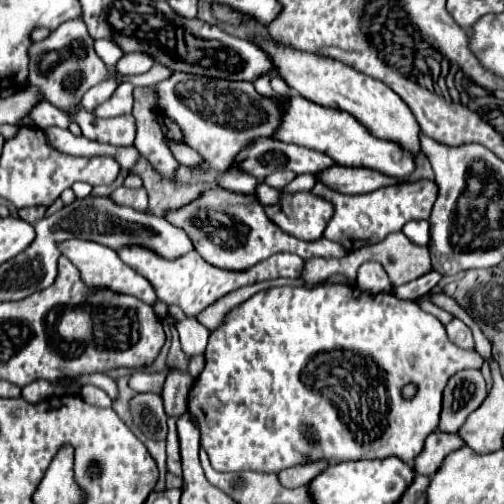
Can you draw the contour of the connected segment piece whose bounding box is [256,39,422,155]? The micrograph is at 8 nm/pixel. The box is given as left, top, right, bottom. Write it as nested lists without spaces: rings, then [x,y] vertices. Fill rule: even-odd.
[[[256,39],[256,43],[260,47],[264,47],[268,51],[268,55],[272,53],[272,57],[276,59],[276,67],[280,67],[280,77],[294,89],[294,93],[298,93],[314,103],[320,103],[324,107],[348,111],[378,139],[388,139],[392,143],[400,143],[400,147],[404,147],[412,155],[420,153],[420,133],[422,131],[420,131],[410,107],[388,85],[384,85],[360,71],[352,71],[350,67],[346,67],[344,63],[334,61],[334,59],[300,53],[286,45],[268,43],[264,39]]]

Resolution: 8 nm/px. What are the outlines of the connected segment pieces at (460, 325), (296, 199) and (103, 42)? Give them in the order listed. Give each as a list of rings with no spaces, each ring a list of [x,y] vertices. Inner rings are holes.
[[[452,319],[452,323],[448,325],[448,337],[450,339],[468,339],[468,335],[472,333],[470,331],[470,327],[464,323],[464,321],[460,321],[460,319]]]
[[[304,191],[280,195],[280,201],[266,207],[266,215],[288,235],[304,241],[316,241],[332,217],[332,203]]]
[[[98,39],[98,41],[94,41],[94,49],[96,49],[98,57],[100,57],[108,67],[114,67],[116,61],[122,57],[120,47],[116,47],[116,43],[108,43],[108,39]]]

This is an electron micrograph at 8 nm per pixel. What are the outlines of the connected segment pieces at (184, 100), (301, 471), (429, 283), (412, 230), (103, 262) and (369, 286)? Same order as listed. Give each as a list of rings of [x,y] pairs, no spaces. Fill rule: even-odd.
[[[172,73],[152,89],[158,97],[158,113],[172,119],[180,127],[184,143],[200,153],[204,163],[194,167],[200,171],[216,169],[224,173],[232,163],[232,155],[236,155],[244,143],[250,143],[254,137],[270,137],[280,123],[280,105],[260,97],[252,83]]]
[[[308,463],[308,467],[290,467],[288,471],[278,473],[278,481],[282,487],[294,489],[308,483],[308,479],[316,477],[326,465],[324,463]]]
[[[430,271],[426,275],[422,275],[420,279],[414,279],[410,283],[395,287],[393,293],[400,299],[415,300],[422,297],[431,291],[431,289],[438,284],[442,275],[436,271]]]
[[[412,221],[412,223],[406,223],[404,225],[404,235],[408,235],[414,243],[420,243],[420,245],[428,245],[430,241],[430,223],[428,221]]]
[[[66,239],[66,241],[60,241],[58,245],[60,245],[58,249],[80,269],[82,279],[88,285],[96,285],[96,287],[100,285],[100,287],[106,287],[106,289],[116,291],[116,293],[134,295],[138,299],[144,299],[150,305],[152,305],[152,299],[156,299],[156,293],[154,293],[154,287],[150,285],[150,281],[146,277],[142,277],[140,273],[136,273],[126,263],[122,263],[122,259],[116,255],[114,249],[104,247],[100,243],[94,243],[94,241],[86,241],[86,239]]]
[[[364,263],[358,269],[358,281],[360,281],[360,289],[368,291],[368,293],[382,293],[382,291],[392,291],[390,279],[384,271],[384,267],[380,267],[380,263]]]

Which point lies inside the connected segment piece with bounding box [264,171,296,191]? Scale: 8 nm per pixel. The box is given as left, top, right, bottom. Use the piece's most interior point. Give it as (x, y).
(280, 180)

